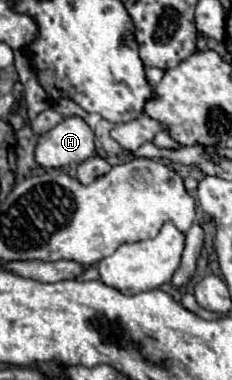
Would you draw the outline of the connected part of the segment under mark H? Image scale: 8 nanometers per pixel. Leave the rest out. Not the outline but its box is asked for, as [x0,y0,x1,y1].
[36,117,96,167]

